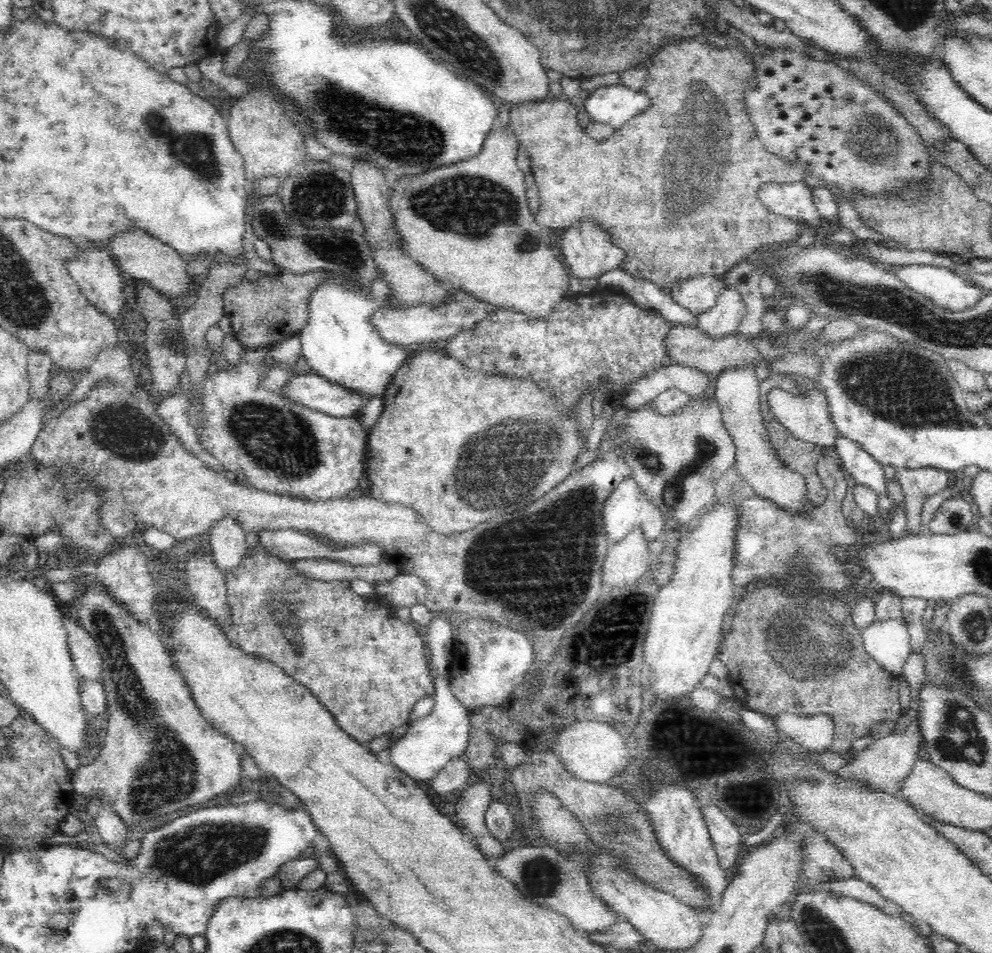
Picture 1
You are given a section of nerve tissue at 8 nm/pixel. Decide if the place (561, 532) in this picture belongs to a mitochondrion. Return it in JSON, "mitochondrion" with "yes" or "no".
{"mitochondrion":"yes"}

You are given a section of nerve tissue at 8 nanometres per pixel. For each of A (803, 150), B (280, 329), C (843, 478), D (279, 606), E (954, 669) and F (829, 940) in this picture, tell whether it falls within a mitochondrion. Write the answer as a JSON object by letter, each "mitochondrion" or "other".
{"A":"other","B":"other","C":"other","D":"mitochondrion","E":"mitochondrion","F":"mitochondrion"}

